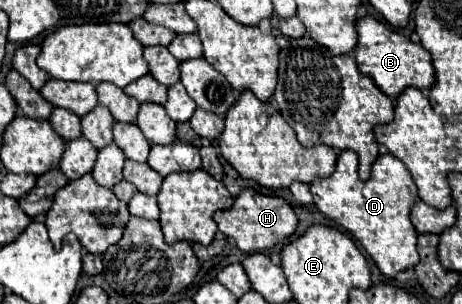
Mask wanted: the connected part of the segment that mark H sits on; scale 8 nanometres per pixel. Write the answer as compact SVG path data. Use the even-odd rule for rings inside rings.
M244 189L240 197L234 199L232 209L218 211L214 215L214 221L218 225L218 231L222 231L226 237L234 239L238 249L244 253L262 253L272 249L274 245L282 243L290 235L294 235L298 227L298 217L292 211L292 207L280 199L280 197L266 197L260 195L254 189Z

